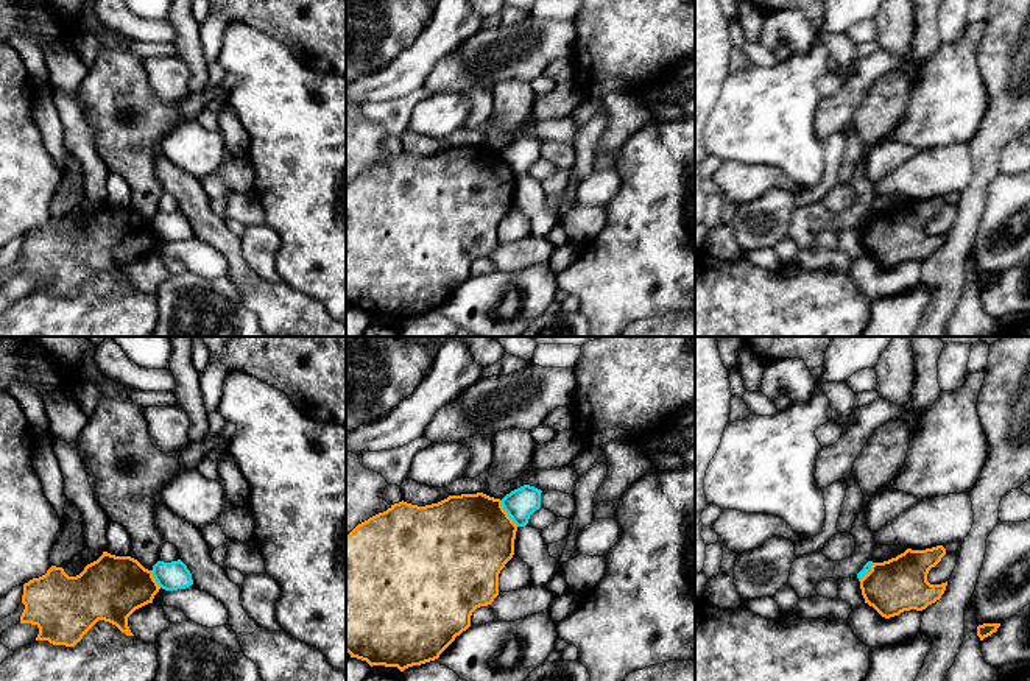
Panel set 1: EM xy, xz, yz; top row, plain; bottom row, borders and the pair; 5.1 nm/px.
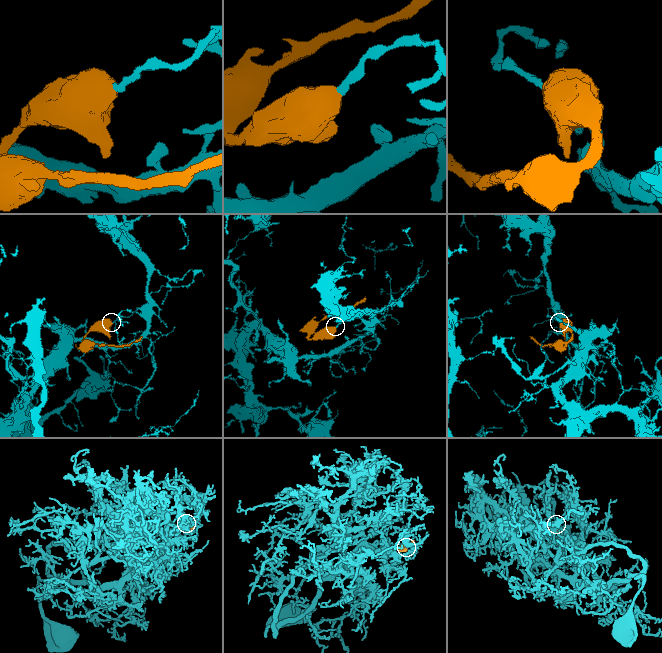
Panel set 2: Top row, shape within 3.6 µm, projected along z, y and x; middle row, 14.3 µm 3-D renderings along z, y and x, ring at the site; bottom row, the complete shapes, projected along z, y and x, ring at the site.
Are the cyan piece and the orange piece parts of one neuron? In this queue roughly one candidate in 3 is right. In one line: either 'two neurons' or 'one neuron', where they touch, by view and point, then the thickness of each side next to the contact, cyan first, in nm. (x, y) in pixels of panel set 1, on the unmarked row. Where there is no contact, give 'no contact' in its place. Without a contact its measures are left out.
two neurons; contact xz (507, 162); calibres 160 and 460 nm

